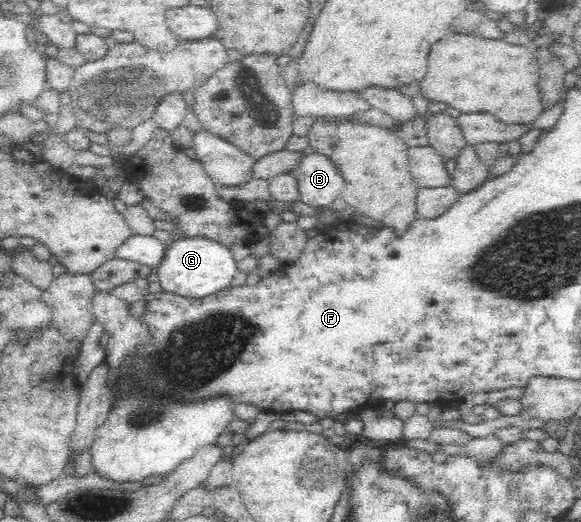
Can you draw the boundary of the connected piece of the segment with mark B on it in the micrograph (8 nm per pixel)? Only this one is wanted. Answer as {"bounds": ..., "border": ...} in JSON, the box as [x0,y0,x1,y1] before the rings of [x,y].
{"bounds":[293,154,345,206],"border":[[[325,154],[305,156],[293,175],[299,183],[300,200],[311,206],[327,206],[344,192],[345,177]]]}

